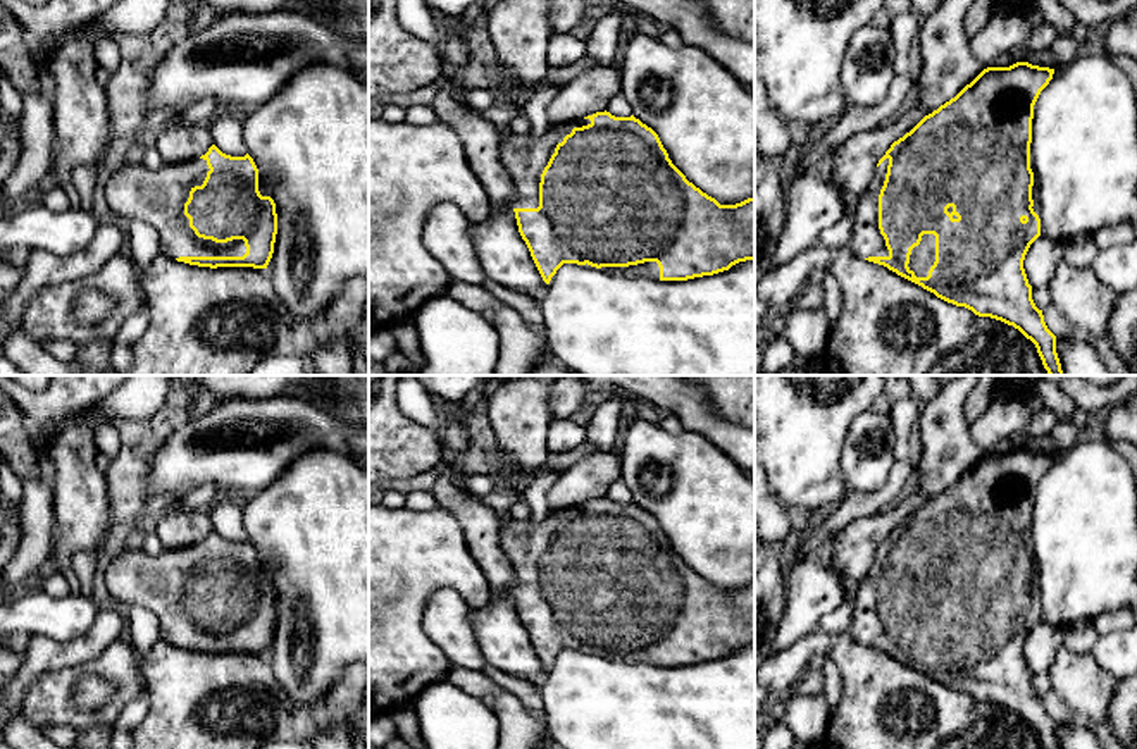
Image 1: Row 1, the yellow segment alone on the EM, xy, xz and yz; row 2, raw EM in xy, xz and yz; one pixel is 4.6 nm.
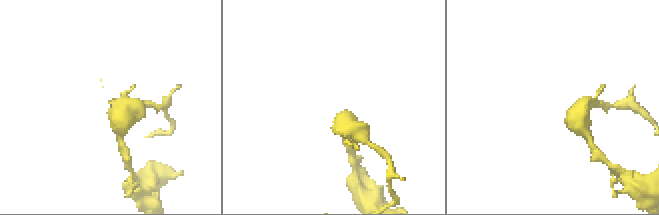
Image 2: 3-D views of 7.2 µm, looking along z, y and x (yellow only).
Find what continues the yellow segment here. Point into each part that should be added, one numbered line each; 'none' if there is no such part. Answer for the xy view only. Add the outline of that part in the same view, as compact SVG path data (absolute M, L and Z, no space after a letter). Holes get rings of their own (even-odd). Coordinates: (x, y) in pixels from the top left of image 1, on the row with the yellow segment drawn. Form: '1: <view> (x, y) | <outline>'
1: xy (157, 198) | M196 158L179 164L164 164L150 170L138 164L122 164L105 186L105 198L119 219L148 224L160 238L160 253L179 257L243 257L243 239L215 243L195 234L184 215L184 203L195 186L202 186L207 160Z

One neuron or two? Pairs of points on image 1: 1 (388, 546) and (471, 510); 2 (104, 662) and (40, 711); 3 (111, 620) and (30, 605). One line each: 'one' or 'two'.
1: two
2: one
3: two

